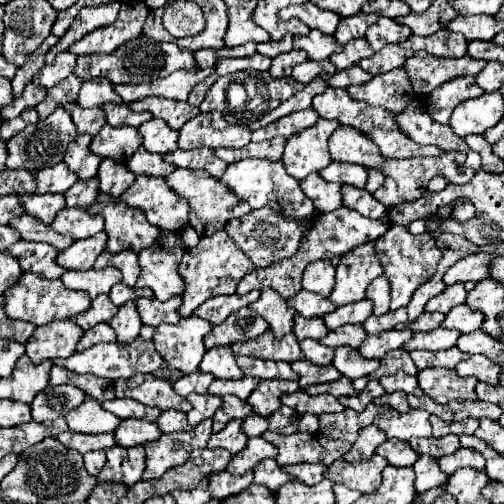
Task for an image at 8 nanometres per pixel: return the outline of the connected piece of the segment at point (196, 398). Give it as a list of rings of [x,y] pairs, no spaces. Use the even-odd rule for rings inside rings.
[[[191,393],[187,397],[187,401],[193,405],[193,409],[187,413],[187,419],[189,419],[189,425],[197,425],[201,423],[203,419],[207,417],[213,417],[215,411],[221,407],[221,397],[215,397],[215,395],[199,395],[199,393]]]

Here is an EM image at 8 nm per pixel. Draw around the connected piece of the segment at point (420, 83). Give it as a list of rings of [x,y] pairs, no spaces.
[[[417,53],[405,61],[407,77],[415,89],[417,95],[425,97],[429,95],[437,85],[463,77],[463,75],[477,75],[485,67],[485,61],[459,57],[459,59],[447,59],[447,57],[433,57],[429,53]]]

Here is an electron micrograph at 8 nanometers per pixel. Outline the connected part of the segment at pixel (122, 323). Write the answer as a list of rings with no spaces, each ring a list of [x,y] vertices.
[[[133,301],[125,303],[119,307],[119,313],[109,321],[109,325],[115,329],[117,333],[117,343],[119,345],[129,345],[133,343],[133,339],[137,339],[139,329],[141,329],[141,317],[137,313],[137,307]]]

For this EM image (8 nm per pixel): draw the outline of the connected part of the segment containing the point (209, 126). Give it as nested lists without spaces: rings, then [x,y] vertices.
[[[199,113],[179,131],[179,149],[197,147],[233,147],[239,149],[251,141],[251,131],[245,125],[229,125],[221,113]]]

